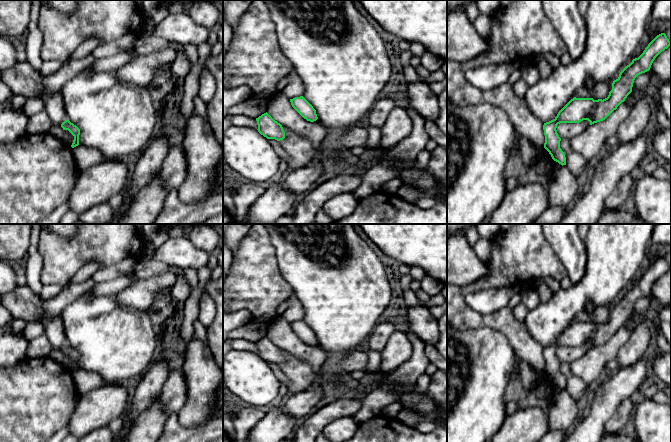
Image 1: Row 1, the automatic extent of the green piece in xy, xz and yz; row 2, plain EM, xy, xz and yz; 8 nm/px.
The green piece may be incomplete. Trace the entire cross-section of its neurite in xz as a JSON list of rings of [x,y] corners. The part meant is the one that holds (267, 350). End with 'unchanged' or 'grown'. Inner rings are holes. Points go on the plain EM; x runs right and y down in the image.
[[[267,336],[256,342],[256,345],[258,356],[267,363],[280,365],[285,362],[282,349],[275,345]]] | unchanged

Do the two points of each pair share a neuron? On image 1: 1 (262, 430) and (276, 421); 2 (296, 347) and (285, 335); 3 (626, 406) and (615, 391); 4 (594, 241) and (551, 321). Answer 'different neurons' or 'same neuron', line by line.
1: same neuron
2: same neuron
3: different neurons
4: same neuron

